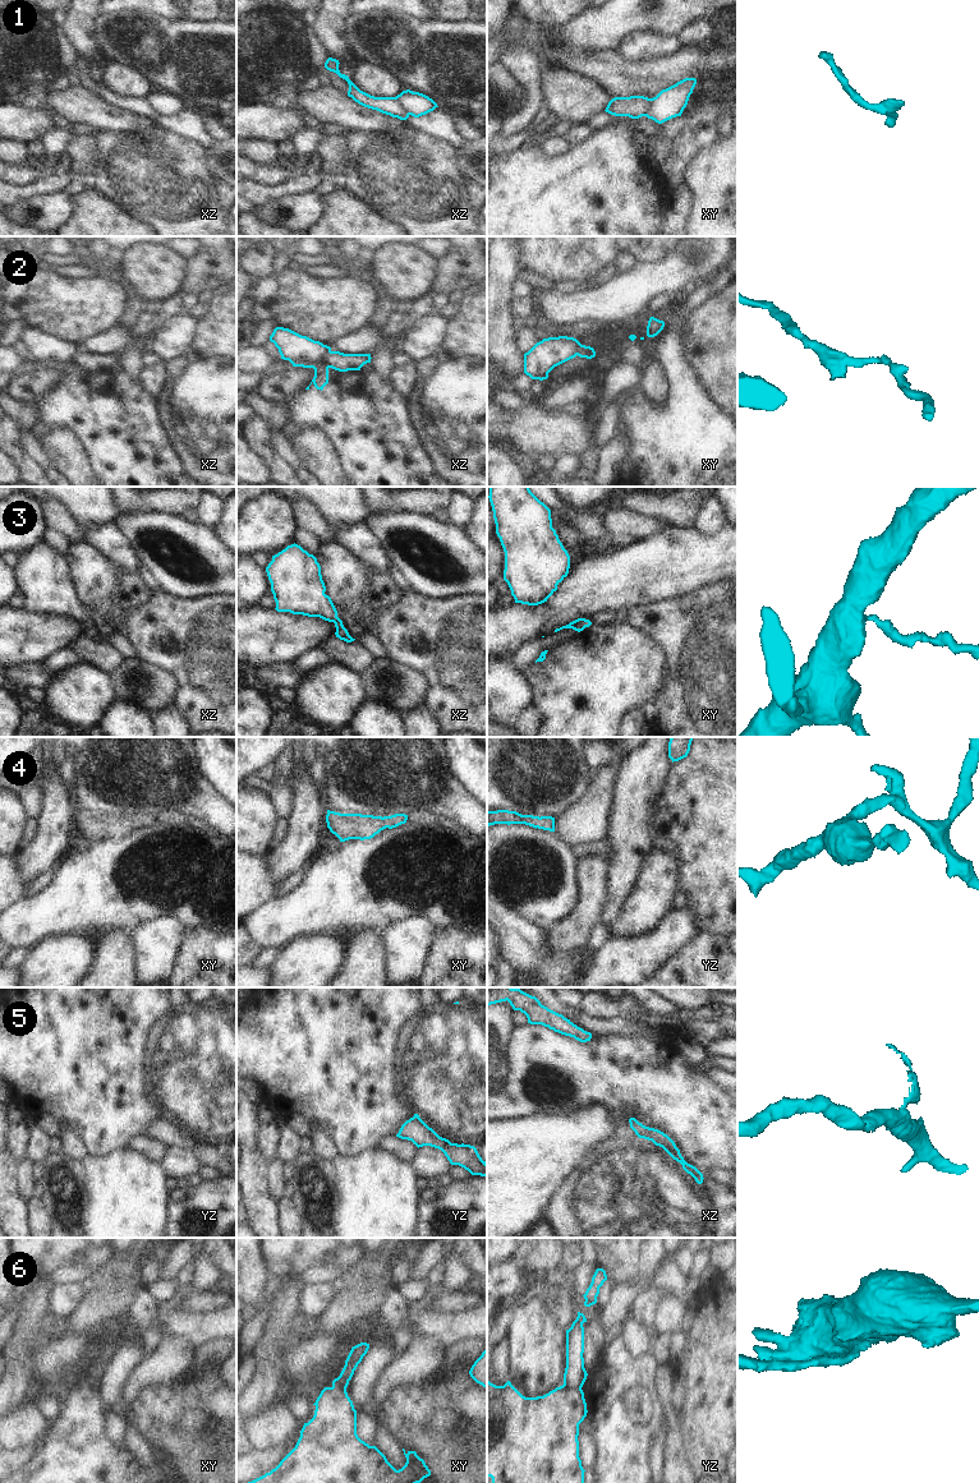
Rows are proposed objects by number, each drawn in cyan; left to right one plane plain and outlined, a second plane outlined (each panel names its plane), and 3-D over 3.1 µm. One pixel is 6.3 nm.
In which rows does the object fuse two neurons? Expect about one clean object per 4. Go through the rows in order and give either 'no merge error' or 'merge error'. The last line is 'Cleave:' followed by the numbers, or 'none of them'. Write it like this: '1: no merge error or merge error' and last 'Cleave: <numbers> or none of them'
1: merge error
2: merge error
3: no merge error
4: no merge error
5: merge error
6: merge error
Cleave: 1, 2, 5, 6

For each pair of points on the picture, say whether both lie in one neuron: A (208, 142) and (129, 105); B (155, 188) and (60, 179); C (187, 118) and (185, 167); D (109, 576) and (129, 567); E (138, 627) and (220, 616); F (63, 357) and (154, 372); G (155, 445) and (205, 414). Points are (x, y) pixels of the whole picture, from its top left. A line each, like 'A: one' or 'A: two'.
A: one
B: one
C: two
D: two
E: one
F: two
G: two

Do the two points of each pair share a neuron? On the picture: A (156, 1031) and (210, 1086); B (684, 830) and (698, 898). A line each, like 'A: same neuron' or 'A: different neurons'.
A: same neuron
B: same neuron

